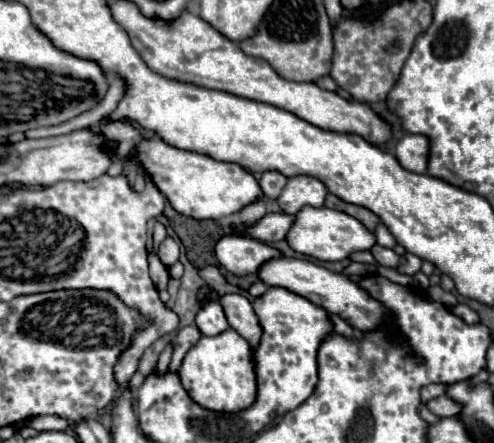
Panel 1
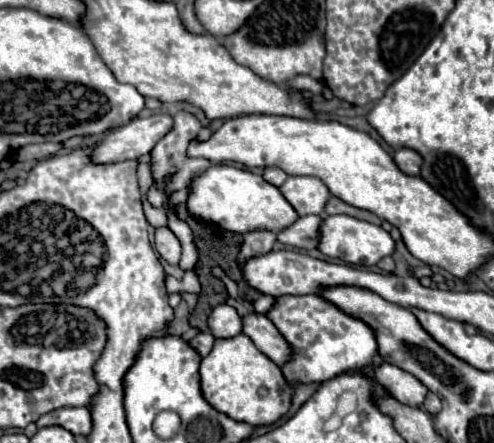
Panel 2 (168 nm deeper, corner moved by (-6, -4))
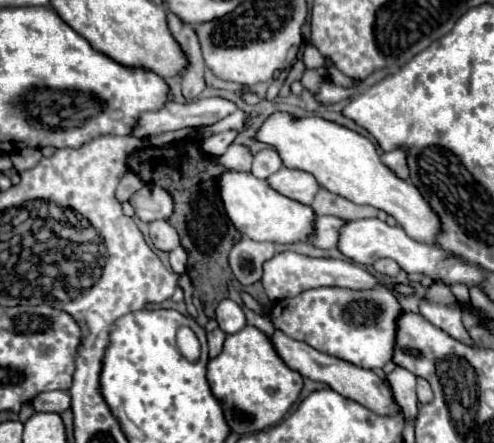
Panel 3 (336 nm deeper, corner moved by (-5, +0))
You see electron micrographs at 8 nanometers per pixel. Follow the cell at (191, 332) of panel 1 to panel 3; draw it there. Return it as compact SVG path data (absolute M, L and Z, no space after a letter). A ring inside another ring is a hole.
M215 328L213 332L207 332L207 342L209 342L209 358L215 358L215 356L221 352L223 340L225 340L225 332L223 332L223 330Z

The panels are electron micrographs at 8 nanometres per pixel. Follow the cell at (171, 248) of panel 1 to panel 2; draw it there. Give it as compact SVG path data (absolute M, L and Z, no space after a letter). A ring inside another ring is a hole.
M166 226L156 228L156 240L154 240L154 244L156 244L158 254L160 254L168 264L178 264L182 246L180 246L178 238L170 232L170 228L166 228Z

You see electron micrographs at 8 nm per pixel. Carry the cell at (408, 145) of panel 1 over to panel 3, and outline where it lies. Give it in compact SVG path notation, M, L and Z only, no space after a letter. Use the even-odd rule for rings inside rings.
M391 150L381 154L383 164L387 164L399 178L409 178L409 166L407 166L407 152L405 150Z

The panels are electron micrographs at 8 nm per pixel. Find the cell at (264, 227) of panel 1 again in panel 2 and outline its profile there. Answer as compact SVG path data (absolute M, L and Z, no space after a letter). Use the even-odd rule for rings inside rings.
M302 216L290 228L278 232L278 242L302 250L314 250L320 242L320 224L322 216Z

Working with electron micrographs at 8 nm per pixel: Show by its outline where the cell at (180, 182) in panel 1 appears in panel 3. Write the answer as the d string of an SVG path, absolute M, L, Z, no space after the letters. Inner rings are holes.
M225 170L225 174L221 174L221 200L233 226L237 226L237 230L251 240L279 244L307 242L313 232L315 212L309 206L279 194L265 180L253 178L251 172Z

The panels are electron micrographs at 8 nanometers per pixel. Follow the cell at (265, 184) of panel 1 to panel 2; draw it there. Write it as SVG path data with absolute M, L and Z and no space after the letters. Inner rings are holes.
M270 166L270 168L264 168L264 180L266 182L270 182L270 184L274 184L274 186L282 186L282 182L288 178L280 168L276 168L276 166Z

